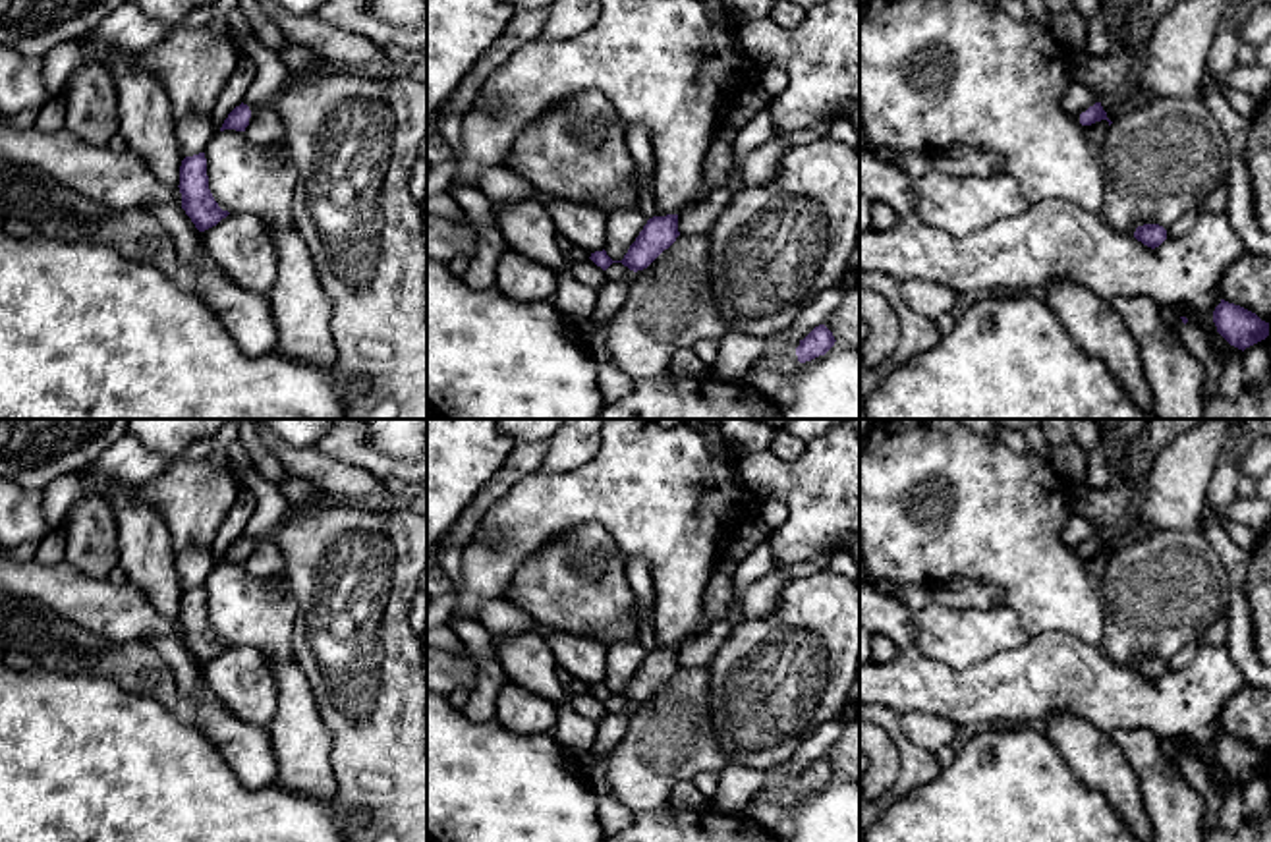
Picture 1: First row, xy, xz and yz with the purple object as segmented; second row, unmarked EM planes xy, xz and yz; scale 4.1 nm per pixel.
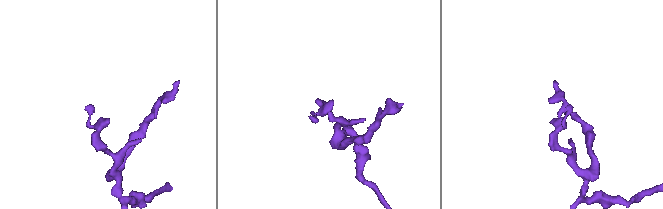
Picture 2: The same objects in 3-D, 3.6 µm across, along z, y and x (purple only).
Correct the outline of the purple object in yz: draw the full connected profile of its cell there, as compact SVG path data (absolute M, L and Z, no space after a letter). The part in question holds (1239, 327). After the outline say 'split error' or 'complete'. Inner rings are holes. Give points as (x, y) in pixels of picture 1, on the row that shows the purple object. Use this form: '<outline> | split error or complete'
M1221 299L1213 311L1217 332L1234 348L1246 350L1269 336L1269 323L1256 313Z | complete

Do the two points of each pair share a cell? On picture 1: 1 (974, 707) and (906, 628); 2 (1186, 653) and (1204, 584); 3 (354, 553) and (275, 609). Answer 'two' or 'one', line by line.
1: two
2: two
3: two

